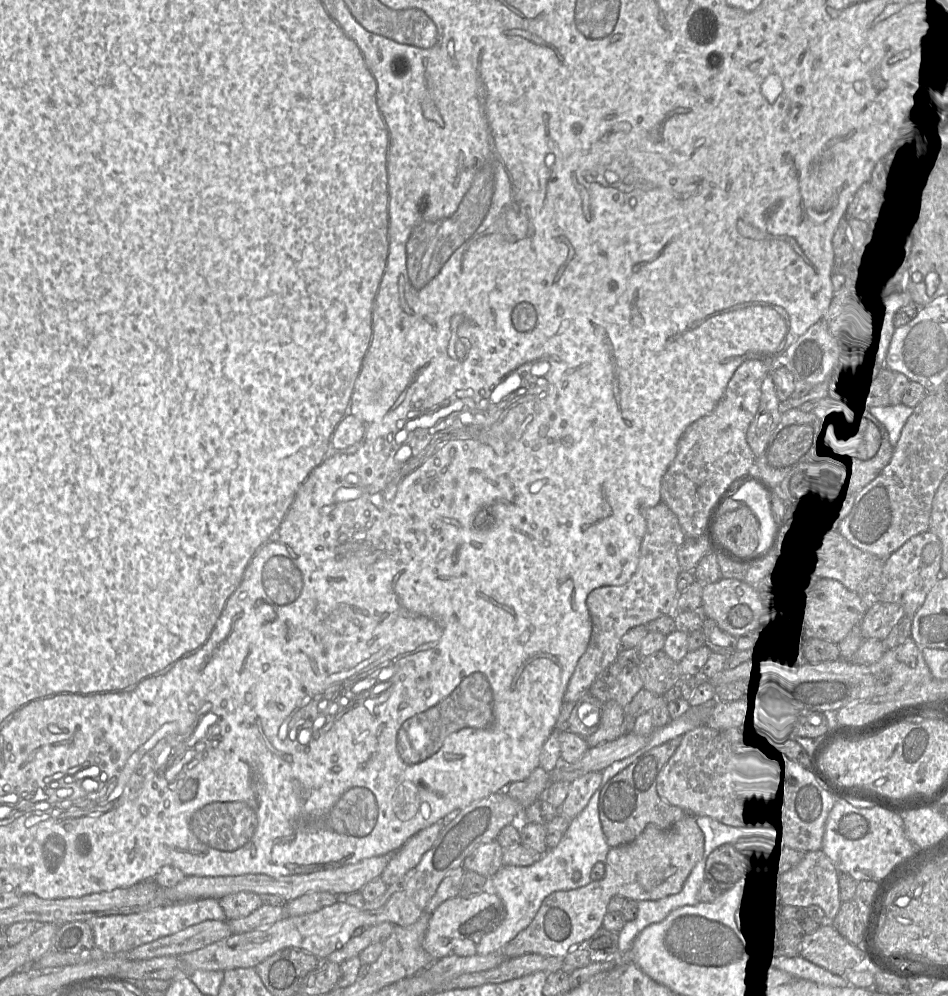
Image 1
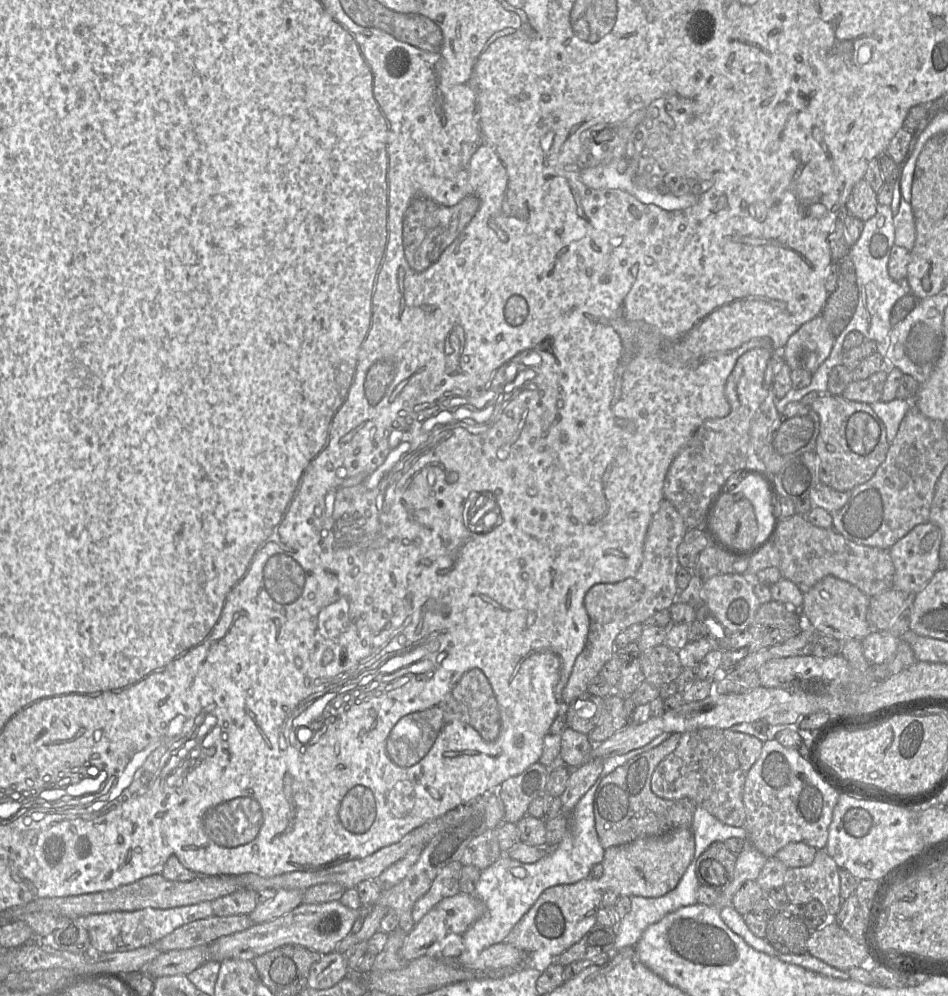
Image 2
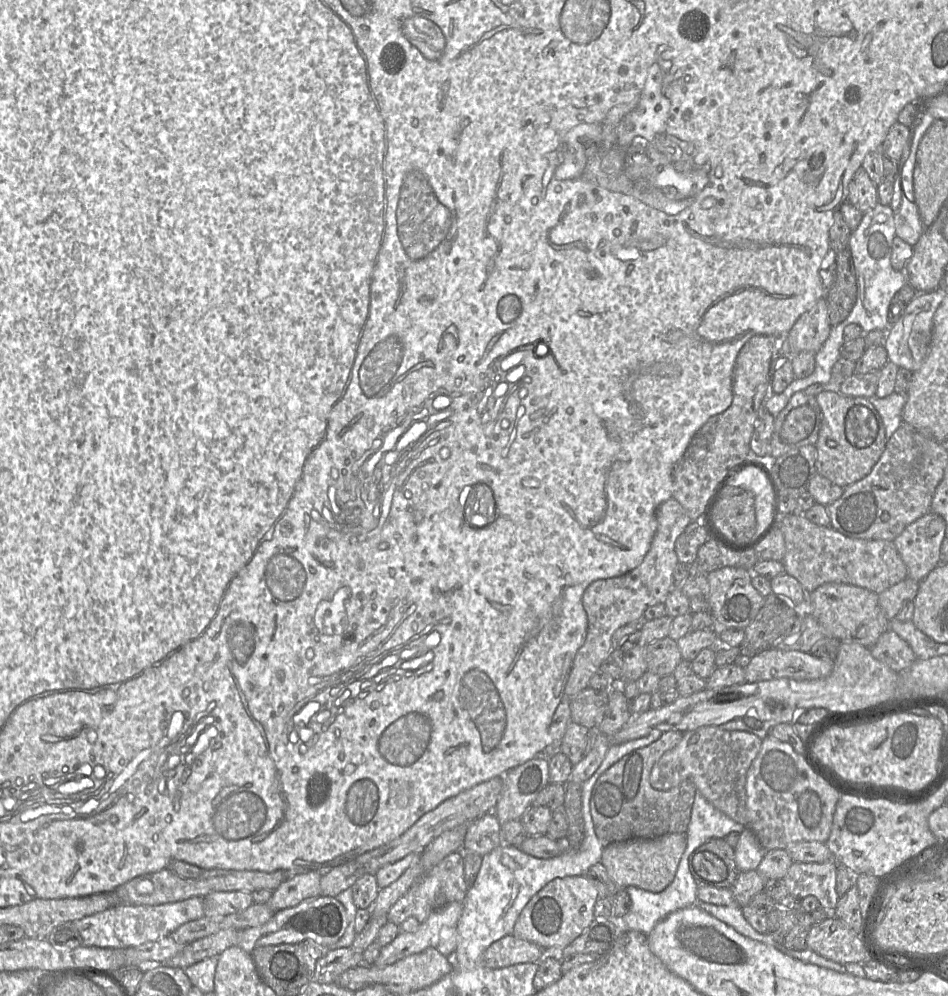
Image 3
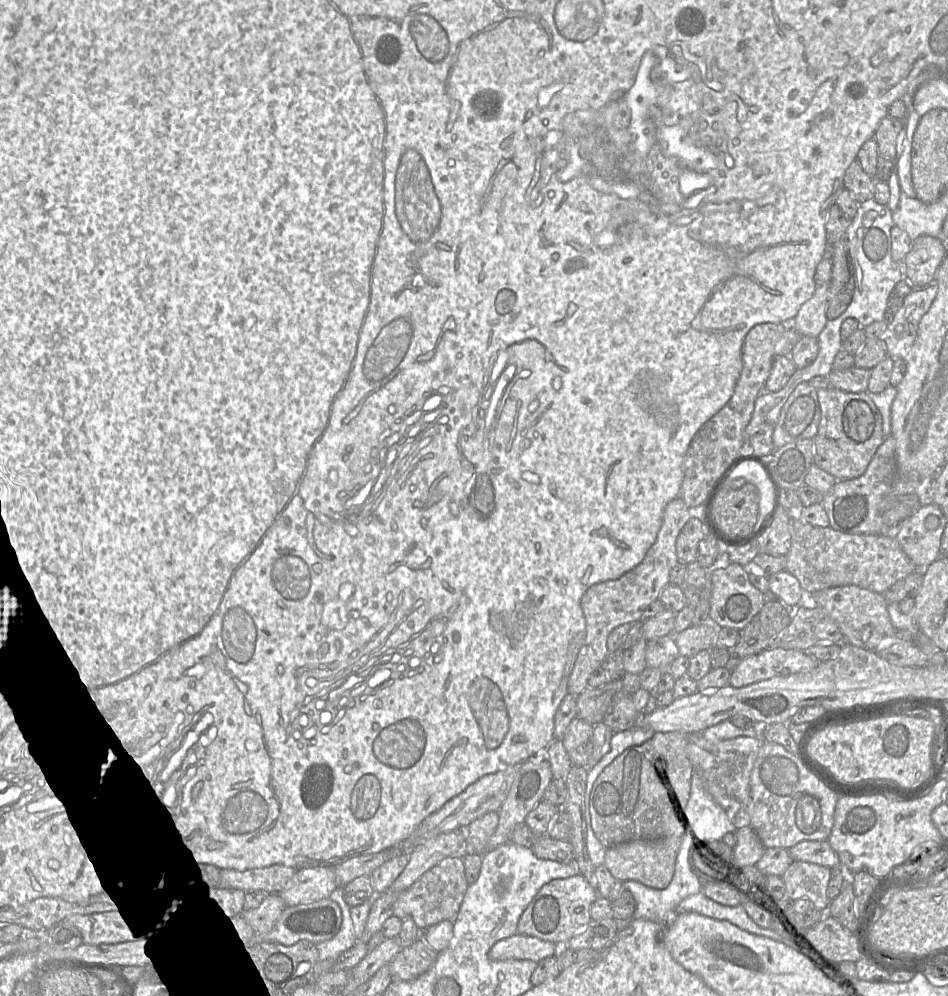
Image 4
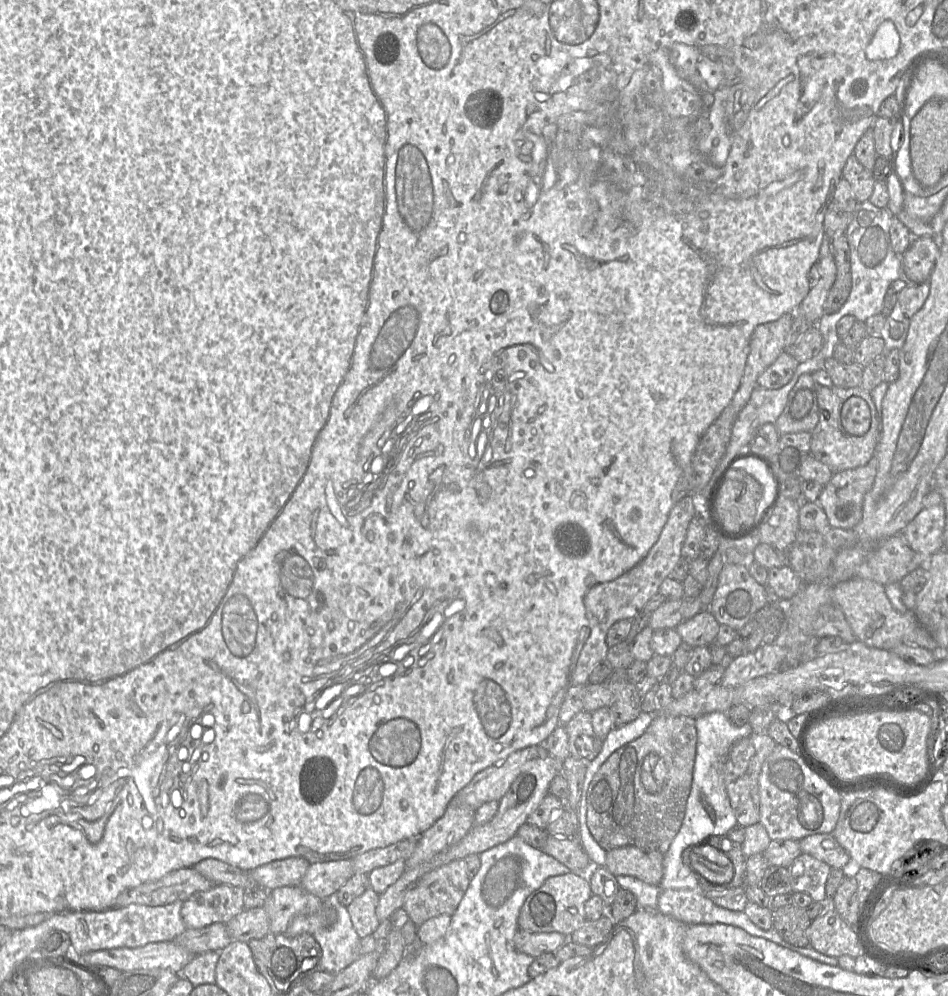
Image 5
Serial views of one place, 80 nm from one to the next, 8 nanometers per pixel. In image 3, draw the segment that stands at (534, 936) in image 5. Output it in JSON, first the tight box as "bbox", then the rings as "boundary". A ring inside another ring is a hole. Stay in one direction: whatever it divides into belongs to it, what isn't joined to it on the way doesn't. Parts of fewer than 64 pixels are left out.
{"bbox":[483,934,545,969],"boundary":[[[511,934],[492,943],[486,949],[483,965],[493,969],[505,968],[521,963],[539,962],[544,955],[545,949]]]}

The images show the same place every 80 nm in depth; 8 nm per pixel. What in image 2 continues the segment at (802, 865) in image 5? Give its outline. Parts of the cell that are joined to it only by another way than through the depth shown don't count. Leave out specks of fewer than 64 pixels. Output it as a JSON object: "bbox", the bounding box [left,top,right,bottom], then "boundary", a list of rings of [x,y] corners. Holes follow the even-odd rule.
{"bbox":[783,849,843,918],"boundary":[[[825,849],[817,851],[810,865],[788,868],[783,887],[789,902],[807,904],[818,900],[829,918],[836,916],[843,901],[839,867]]]}

